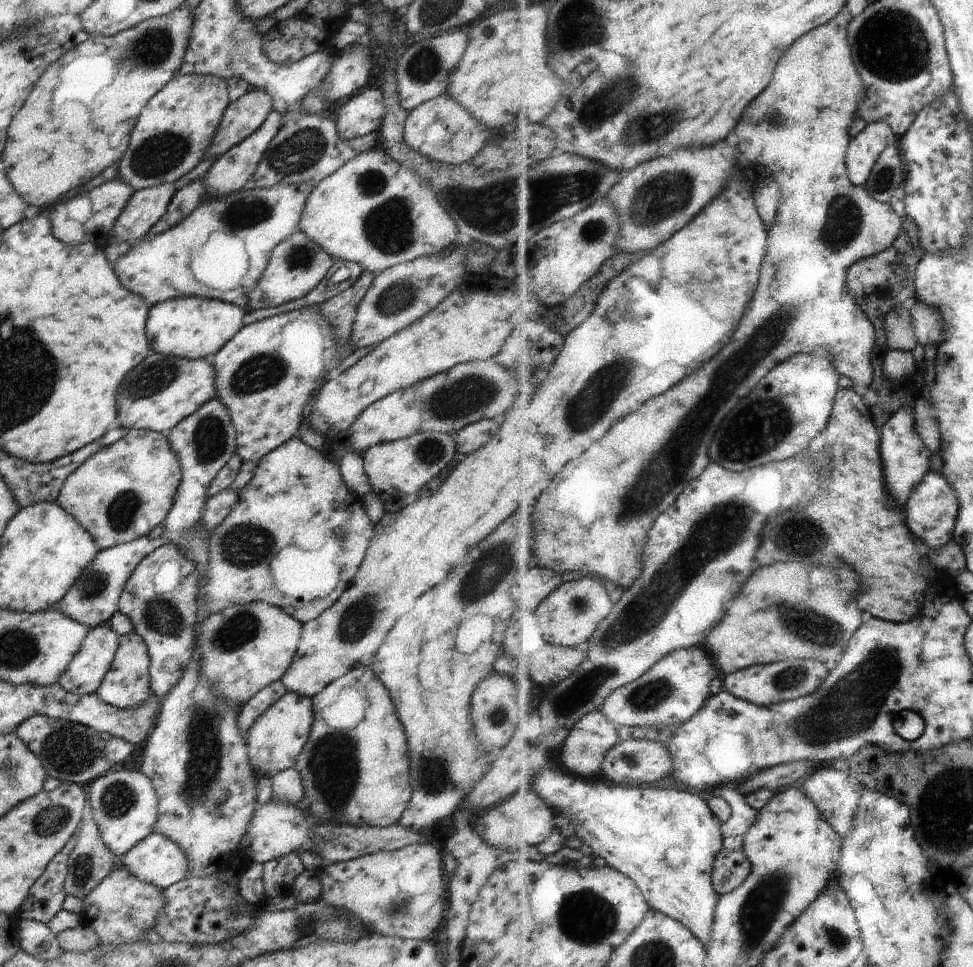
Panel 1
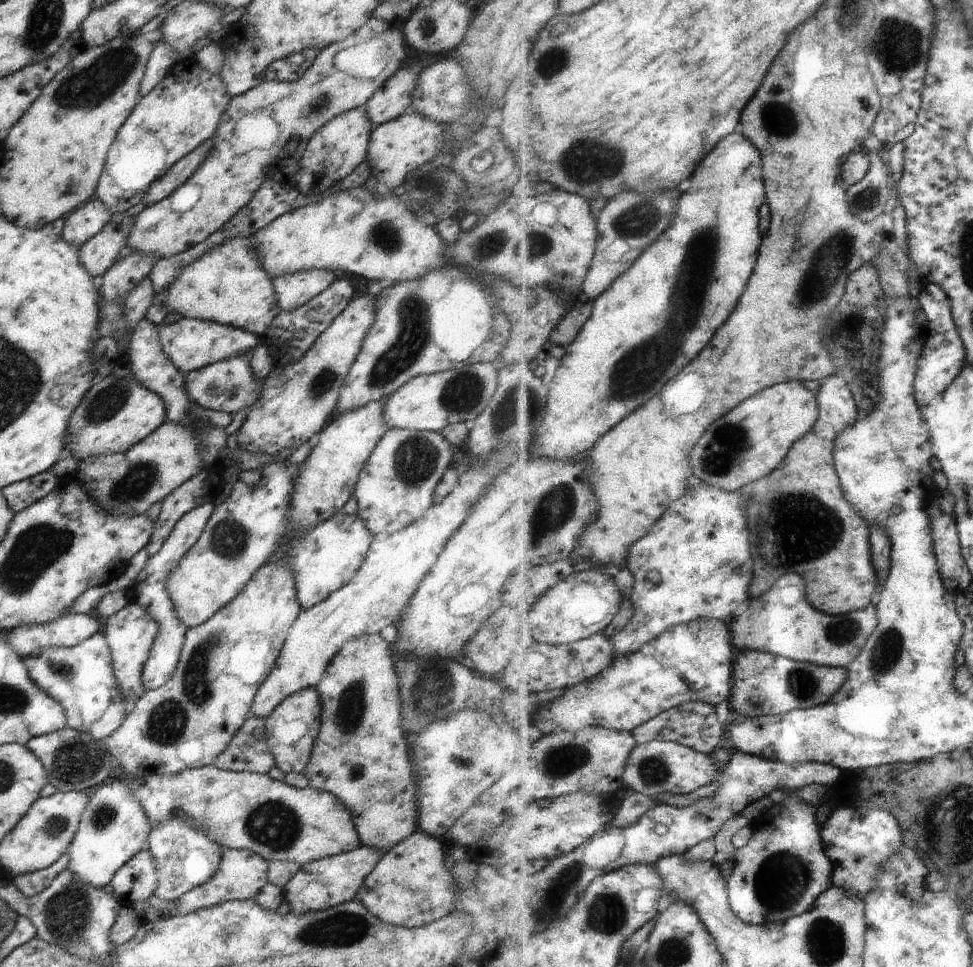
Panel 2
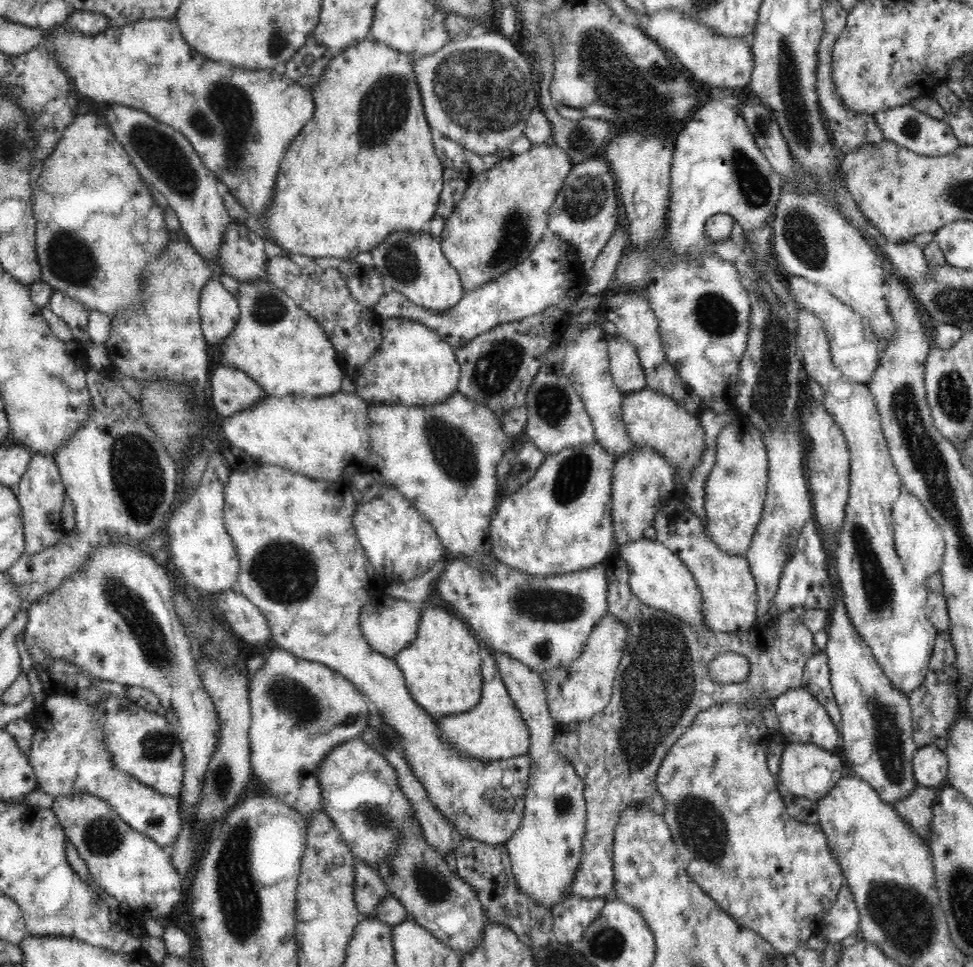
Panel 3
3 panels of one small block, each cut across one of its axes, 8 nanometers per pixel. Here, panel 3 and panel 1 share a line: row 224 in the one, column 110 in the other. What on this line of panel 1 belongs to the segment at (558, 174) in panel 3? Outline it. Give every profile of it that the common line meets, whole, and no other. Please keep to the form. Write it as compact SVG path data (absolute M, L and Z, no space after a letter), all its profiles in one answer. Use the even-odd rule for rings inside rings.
M130 429L121 439L89 456L68 478L55 500L71 514L94 539L98 550L126 544L162 525L172 508L181 481L181 466L165 434L144 429Z

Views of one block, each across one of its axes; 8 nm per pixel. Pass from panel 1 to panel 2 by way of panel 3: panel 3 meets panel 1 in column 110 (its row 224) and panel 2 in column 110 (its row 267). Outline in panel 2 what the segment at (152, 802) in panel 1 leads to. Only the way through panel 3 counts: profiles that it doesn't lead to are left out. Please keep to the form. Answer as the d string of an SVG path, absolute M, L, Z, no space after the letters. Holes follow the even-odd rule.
M118 780L100 785L82 812L78 830L69 846L67 869L82 884L109 889L116 872L142 851L150 831L148 818L128 785Z

